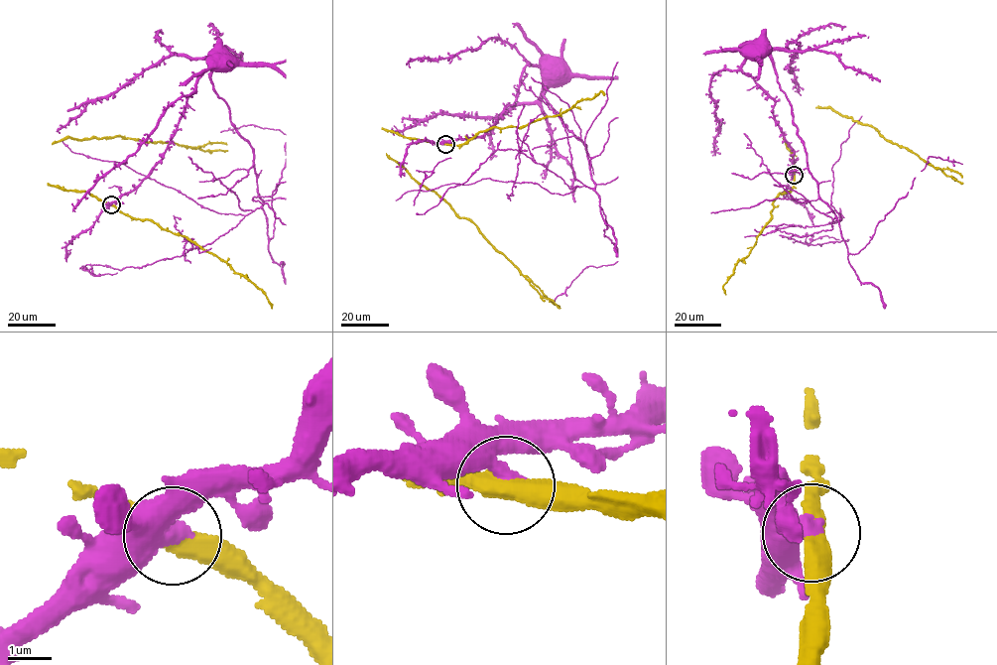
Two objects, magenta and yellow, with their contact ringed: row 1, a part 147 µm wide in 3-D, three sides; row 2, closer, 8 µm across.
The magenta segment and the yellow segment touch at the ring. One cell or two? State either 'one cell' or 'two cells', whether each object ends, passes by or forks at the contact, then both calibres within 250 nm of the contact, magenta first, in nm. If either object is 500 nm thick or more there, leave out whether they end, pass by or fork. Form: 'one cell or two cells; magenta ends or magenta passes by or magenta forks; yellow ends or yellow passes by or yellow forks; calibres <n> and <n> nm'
two cells; magenta ends; yellow passes by; calibres 480 and 440 nm

